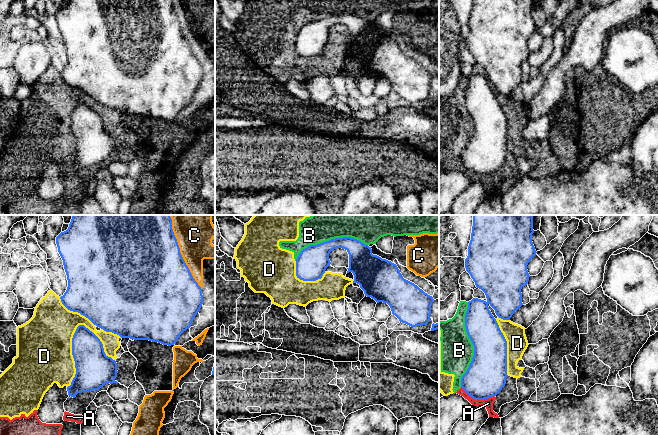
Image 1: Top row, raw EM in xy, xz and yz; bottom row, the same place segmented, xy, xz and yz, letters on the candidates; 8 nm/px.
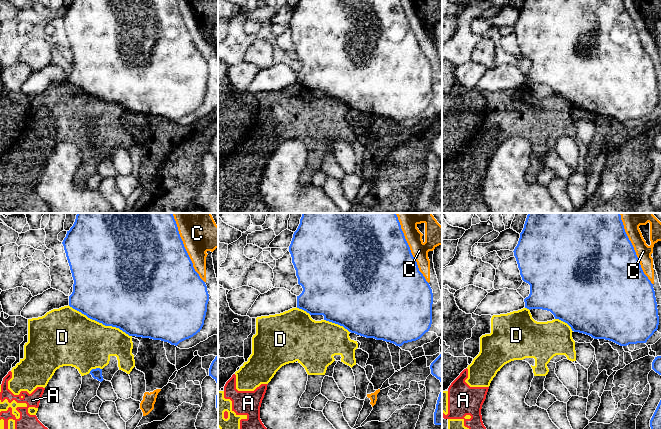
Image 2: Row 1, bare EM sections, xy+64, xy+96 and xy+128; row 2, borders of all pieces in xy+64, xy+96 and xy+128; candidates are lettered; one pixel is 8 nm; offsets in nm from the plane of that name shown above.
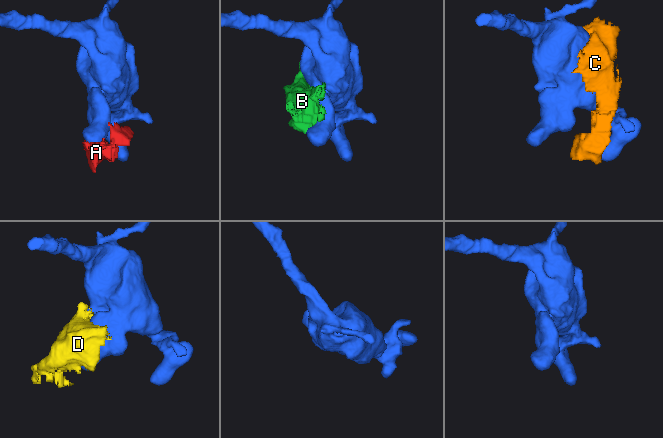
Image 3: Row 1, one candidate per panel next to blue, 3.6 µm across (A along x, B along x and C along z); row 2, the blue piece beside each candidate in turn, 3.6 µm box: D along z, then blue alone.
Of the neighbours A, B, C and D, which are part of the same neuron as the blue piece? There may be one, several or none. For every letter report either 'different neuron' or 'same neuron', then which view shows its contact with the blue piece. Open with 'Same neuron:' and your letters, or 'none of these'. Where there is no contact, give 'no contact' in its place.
Same neuron: none of these
A: different neuron; contact in yz
B: different neuron; contact in yz
C: different neuron; contact in xy
D: different neuron; contact in xy

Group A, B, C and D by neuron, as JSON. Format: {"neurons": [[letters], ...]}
{"neurons": [["A", "B", "D"], ["C"]]}

